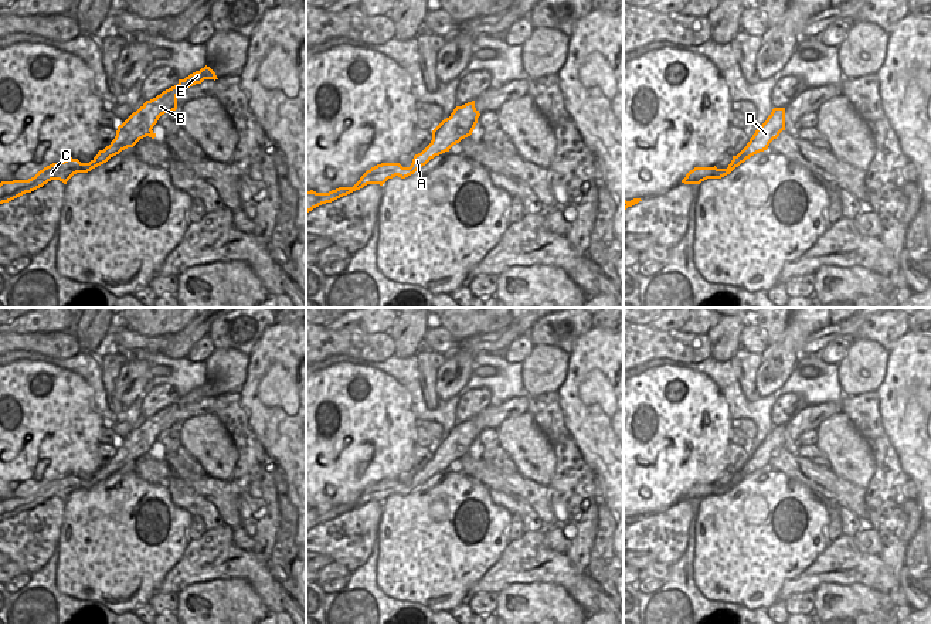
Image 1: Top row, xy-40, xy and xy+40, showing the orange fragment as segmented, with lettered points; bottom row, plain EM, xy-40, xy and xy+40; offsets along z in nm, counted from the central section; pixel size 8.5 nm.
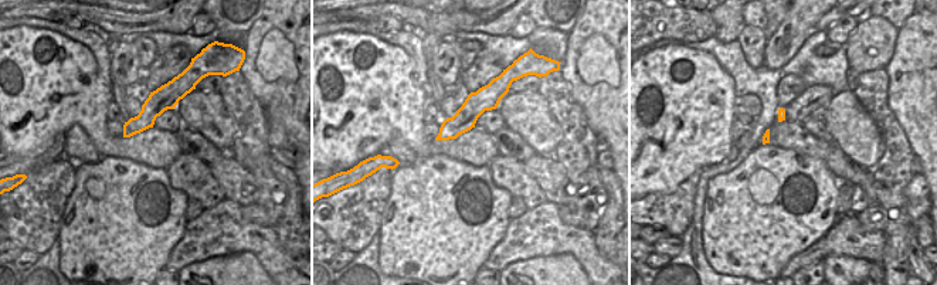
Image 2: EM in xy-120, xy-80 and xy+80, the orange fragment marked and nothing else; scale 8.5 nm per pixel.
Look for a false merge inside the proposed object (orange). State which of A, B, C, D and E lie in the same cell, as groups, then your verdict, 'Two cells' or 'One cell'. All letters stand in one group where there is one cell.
Groups: A B C D E. One cell.

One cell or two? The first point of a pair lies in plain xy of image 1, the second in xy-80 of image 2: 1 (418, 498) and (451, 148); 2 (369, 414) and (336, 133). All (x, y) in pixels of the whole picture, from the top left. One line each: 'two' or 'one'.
1: two
2: one

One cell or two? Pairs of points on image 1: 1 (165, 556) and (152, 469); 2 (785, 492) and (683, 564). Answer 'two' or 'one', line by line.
1: two
2: two

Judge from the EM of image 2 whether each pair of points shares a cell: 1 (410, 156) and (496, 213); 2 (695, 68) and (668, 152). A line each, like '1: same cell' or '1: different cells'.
1: different cells
2: same cell

